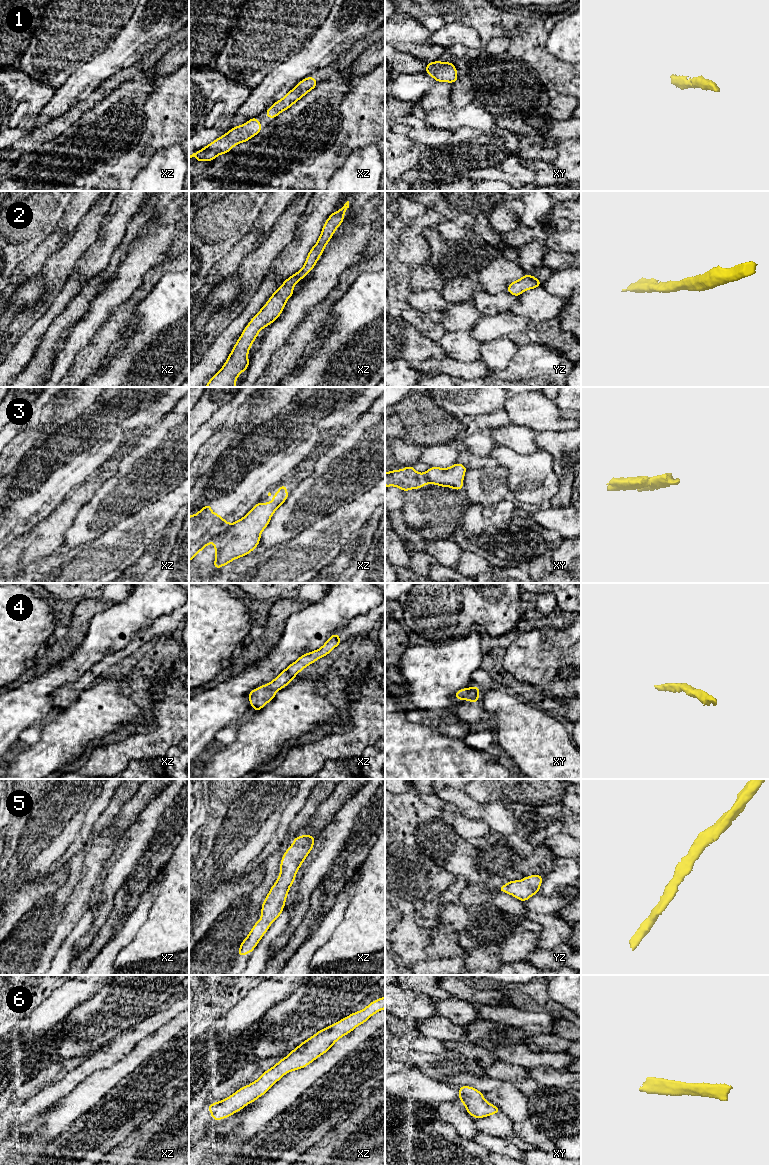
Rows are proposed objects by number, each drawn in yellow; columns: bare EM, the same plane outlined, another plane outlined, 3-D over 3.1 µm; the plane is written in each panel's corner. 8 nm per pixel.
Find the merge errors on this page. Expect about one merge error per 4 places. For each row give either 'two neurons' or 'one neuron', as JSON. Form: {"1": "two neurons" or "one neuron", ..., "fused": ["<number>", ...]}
{"1": "one neuron", "2": "one neuron", "3": "two neurons", "4": "one neuron", "5": "one neuron", "6": "one neuron", "fused": ["3"]}

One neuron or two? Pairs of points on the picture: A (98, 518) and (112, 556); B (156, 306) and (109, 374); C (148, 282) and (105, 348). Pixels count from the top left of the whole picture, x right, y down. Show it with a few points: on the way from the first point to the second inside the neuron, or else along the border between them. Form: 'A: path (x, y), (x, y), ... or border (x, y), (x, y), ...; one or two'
A: border (123, 520), (108, 528), (91, 542); two
B: path (151, 323), (124, 357); one
C: path (135, 298), (110, 332); one

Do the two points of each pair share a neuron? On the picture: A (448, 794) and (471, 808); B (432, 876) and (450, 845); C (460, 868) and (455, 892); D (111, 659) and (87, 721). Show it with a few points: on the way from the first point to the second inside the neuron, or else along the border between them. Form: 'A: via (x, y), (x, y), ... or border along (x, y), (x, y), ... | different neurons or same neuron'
A: via (454, 796), (465, 804) | same neuron
B: border along (431, 859), (449, 871) | different neurons
C: border along (460, 876), (463, 876), (468, 882) | different neurons
D: border along (97, 679), (78, 694) | different neurons

